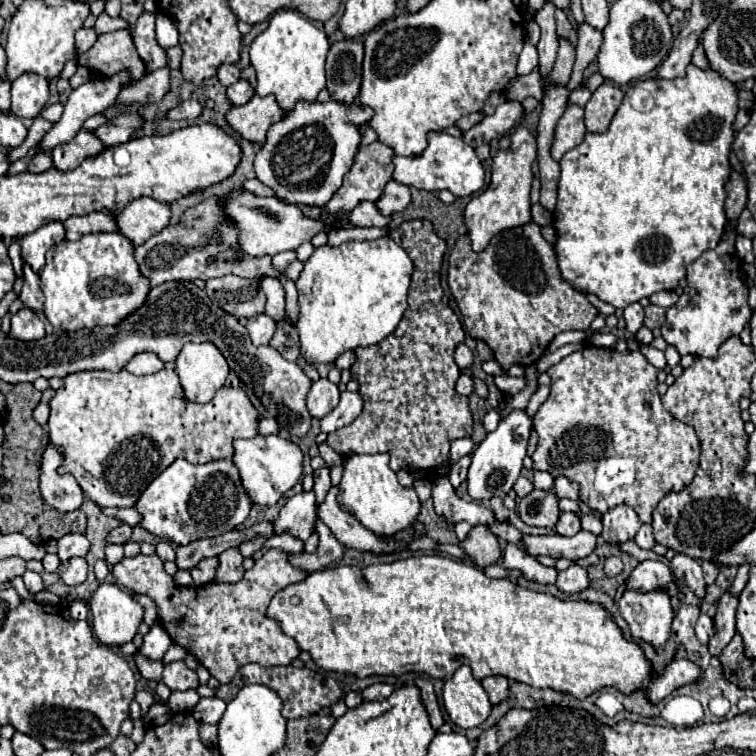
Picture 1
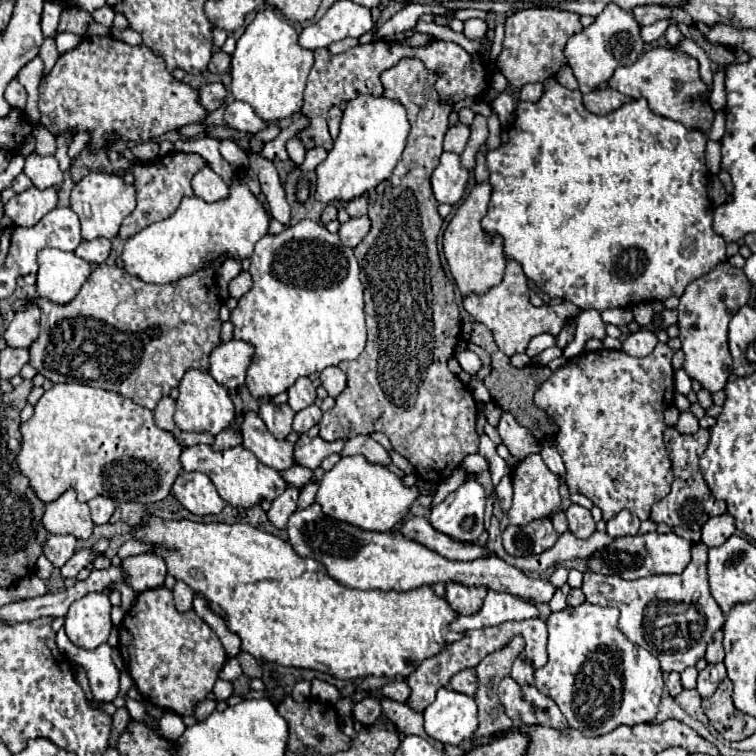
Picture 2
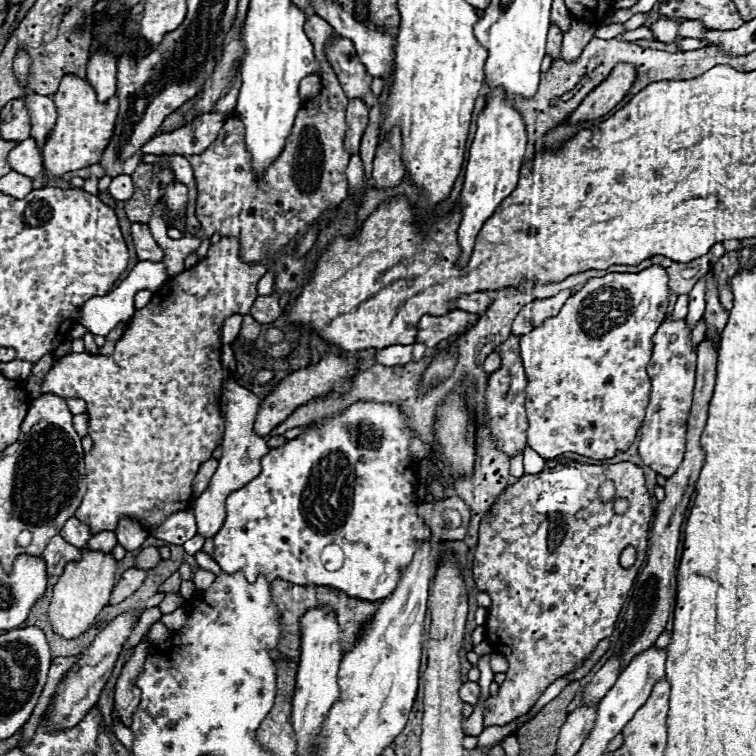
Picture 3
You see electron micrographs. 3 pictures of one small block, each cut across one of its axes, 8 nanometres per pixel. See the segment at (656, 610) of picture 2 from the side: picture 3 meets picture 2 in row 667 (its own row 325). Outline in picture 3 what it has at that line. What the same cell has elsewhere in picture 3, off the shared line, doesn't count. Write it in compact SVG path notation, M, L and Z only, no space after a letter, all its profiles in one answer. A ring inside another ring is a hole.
M672 314L664 318L660 324L658 332L652 338L652 356L650 364L646 366L646 372L650 376L650 402L646 406L646 416L640 428L640 442L638 442L638 454L642 462L658 472L664 478L670 478L682 464L684 450L686 450L686 420L690 416L690 406L692 406L692 390L694 390L694 380L696 380L696 348L692 344L692 328L686 324L686 318L674 320Z

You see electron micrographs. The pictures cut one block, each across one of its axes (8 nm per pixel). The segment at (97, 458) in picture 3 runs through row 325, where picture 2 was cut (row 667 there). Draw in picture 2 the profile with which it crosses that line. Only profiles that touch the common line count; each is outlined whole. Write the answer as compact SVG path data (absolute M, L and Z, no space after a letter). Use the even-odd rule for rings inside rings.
M166 586L150 588L136 596L120 626L120 654L142 696L164 710L190 716L192 704L212 692L228 656L214 630L194 612L180 614Z

